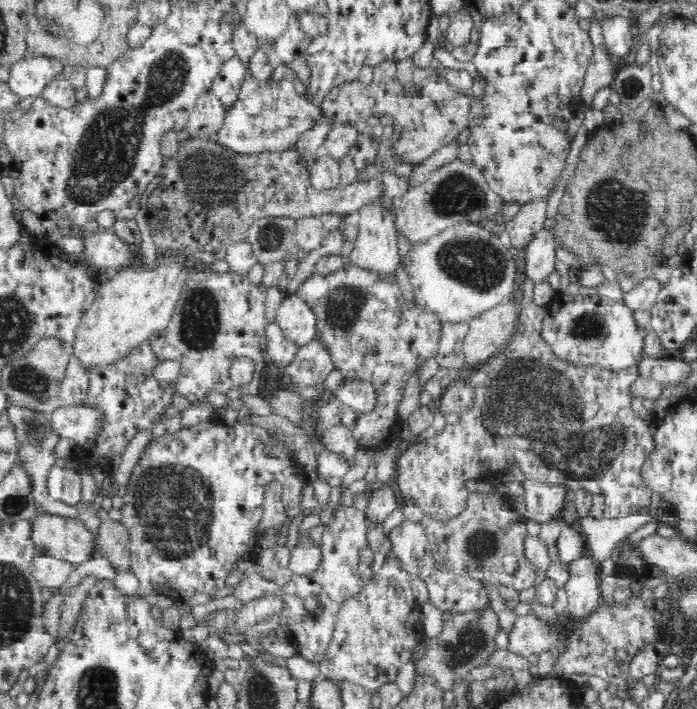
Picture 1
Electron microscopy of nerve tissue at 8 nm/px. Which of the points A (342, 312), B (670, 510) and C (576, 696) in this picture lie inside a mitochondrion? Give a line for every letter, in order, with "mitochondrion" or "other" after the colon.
A: mitochondrion
B: other
C: other

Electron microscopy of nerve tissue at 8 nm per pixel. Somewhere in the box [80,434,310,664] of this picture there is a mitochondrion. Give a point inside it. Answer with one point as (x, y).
(172, 505)

